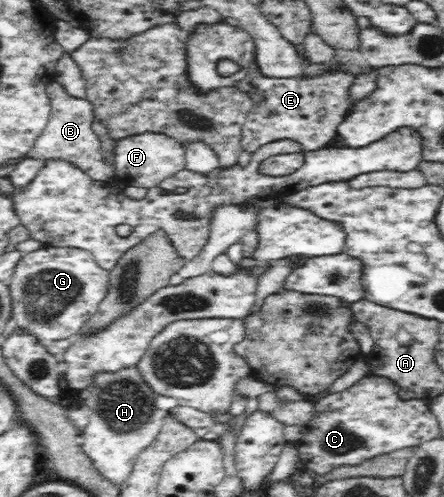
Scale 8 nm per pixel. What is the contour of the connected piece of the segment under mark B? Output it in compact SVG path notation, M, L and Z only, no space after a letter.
M58 82L47 86L51 100L52 114L42 134L33 142L27 157L40 161L50 159L66 160L80 167L90 178L101 183L117 181L115 165L108 164L102 156L102 141L92 130L93 104L88 100L80 100L70 96Z

